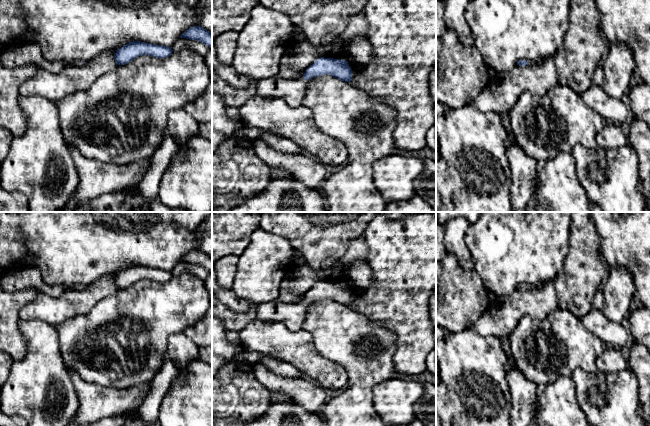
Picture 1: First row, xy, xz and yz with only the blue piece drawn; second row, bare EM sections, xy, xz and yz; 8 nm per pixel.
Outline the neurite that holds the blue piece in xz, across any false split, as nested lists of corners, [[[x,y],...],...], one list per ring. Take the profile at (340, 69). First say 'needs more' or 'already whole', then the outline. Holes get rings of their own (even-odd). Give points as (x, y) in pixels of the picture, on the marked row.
needs more; [[[212,39],[212,67],[232,87],[247,89],[255,83],[256,95],[282,98],[291,107],[302,105],[307,93],[308,81],[315,76],[328,74],[348,83],[352,80],[352,70],[346,60],[324,57],[317,59],[310,65],[299,80],[286,80],[277,75],[271,78],[254,80],[239,74],[233,66],[225,66],[218,62],[214,39]]]

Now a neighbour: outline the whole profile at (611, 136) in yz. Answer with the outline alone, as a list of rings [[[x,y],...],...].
[[[606,122],[603,129],[597,134],[598,147],[618,149],[628,144],[627,136],[620,126],[613,122]]]

